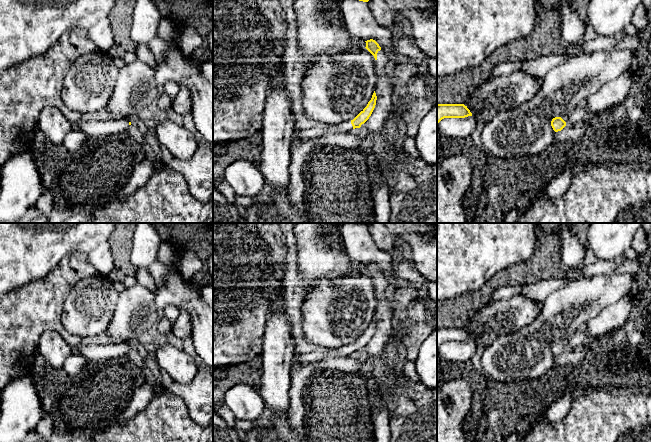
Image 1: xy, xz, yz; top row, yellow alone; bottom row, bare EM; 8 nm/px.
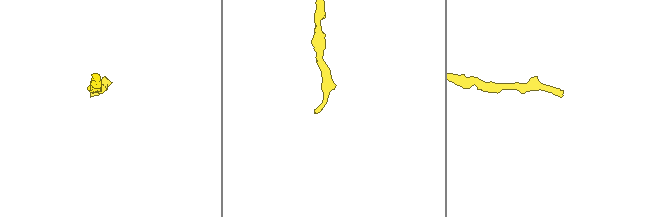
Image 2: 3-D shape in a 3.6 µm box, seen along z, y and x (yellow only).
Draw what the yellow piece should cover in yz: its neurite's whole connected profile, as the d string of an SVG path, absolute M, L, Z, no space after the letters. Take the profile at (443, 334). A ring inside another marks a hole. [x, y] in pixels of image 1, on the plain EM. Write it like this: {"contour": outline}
{"contour": "M437 328L437 348L444 342L465 342L472 340L464 328Z"}

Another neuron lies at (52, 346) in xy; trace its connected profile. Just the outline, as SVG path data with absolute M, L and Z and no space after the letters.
M47 330L40 336L38 352L55 369L62 368L65 360L73 354L67 341L53 330Z

